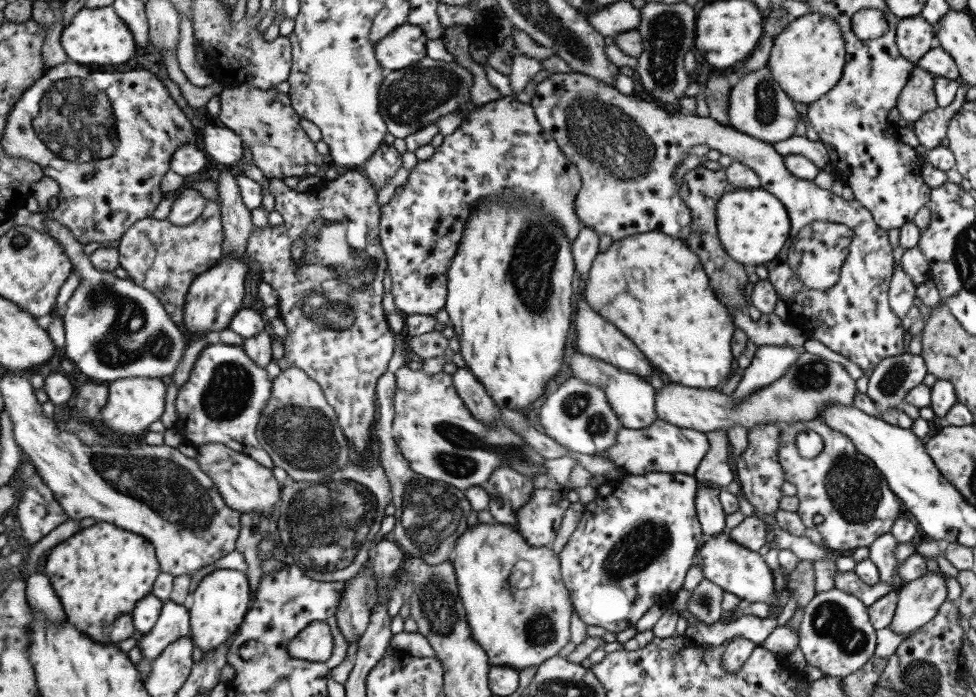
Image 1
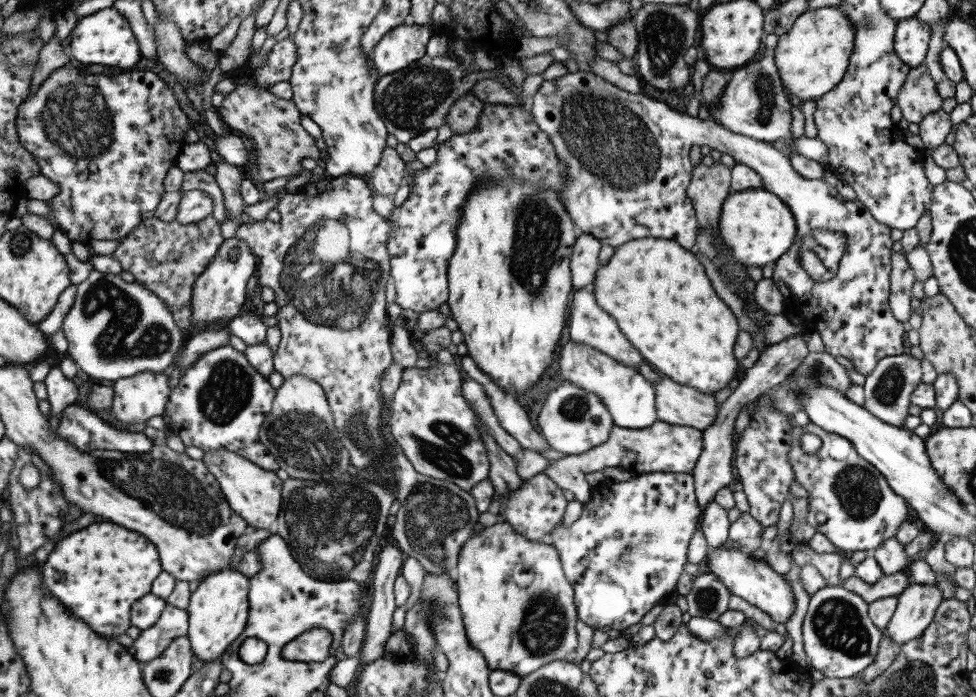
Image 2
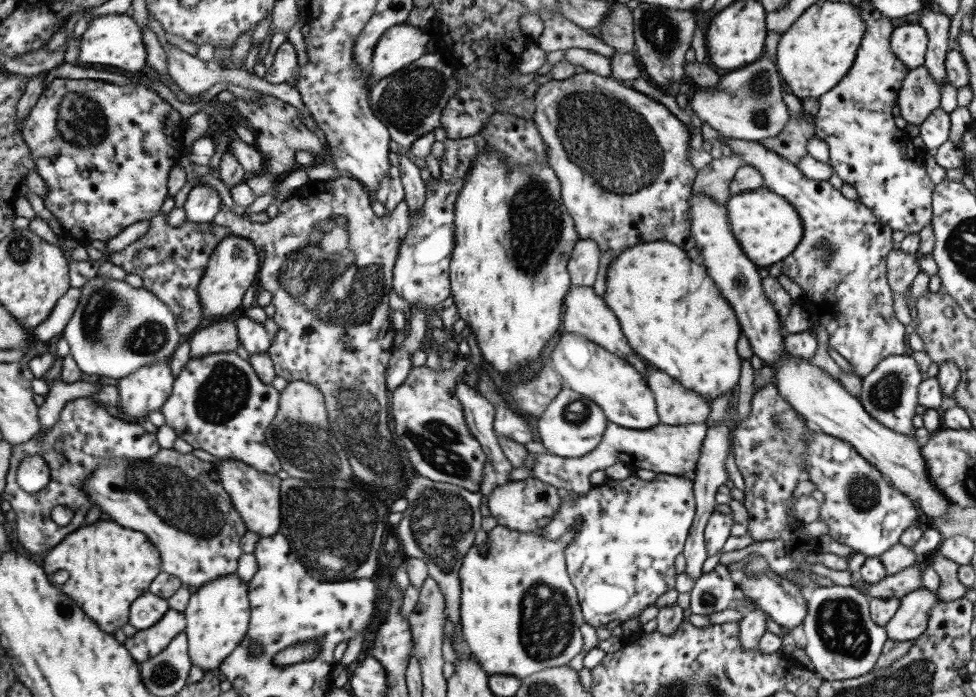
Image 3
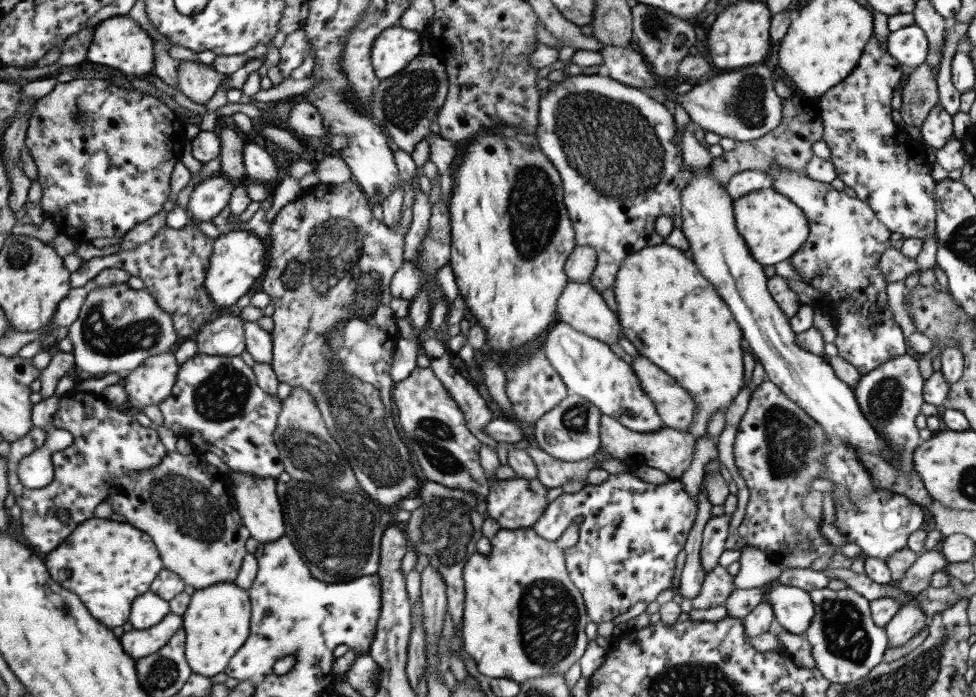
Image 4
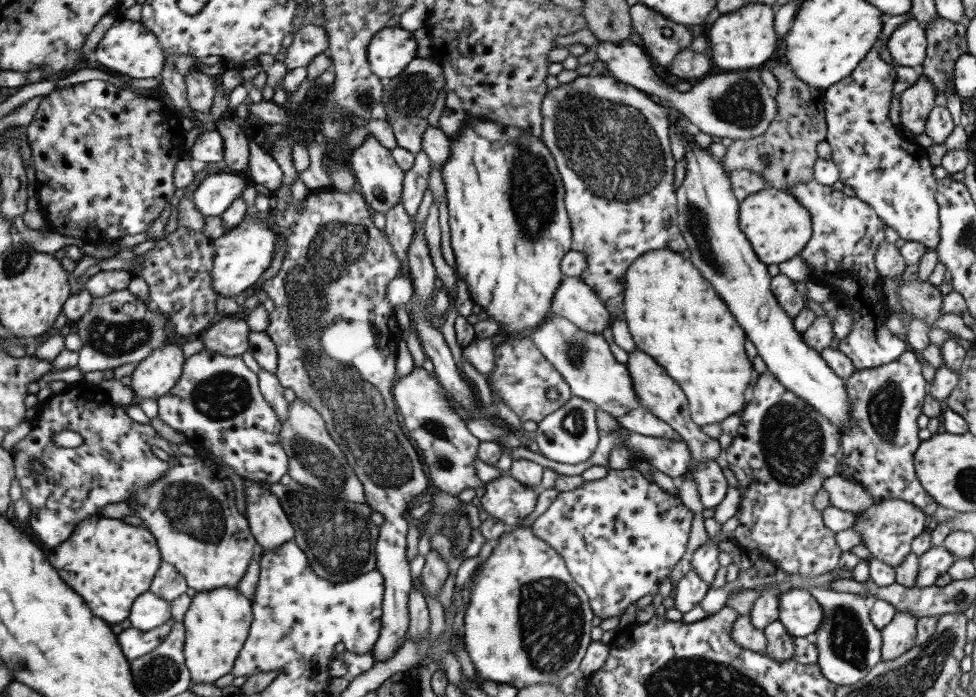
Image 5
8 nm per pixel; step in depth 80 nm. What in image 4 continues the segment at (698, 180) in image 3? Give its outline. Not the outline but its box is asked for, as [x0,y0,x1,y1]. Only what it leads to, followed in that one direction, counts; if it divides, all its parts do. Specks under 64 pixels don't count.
[710,82,823,186]

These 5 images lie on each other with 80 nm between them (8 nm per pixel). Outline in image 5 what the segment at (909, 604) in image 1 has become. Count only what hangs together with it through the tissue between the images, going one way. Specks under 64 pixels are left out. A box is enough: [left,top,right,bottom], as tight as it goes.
[880,612,918,661]

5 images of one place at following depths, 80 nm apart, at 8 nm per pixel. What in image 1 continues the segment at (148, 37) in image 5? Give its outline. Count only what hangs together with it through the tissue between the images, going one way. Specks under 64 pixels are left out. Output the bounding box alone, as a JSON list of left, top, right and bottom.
[61,6,135,68]

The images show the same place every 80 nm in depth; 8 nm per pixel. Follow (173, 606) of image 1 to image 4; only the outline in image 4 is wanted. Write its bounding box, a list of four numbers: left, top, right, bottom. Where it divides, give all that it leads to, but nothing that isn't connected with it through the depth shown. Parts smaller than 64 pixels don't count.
[119,612,181,660]

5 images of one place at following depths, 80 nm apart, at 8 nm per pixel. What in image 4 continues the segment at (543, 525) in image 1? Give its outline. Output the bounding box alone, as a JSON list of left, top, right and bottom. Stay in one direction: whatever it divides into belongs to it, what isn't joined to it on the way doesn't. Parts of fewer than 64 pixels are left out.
[484,478,547,529]

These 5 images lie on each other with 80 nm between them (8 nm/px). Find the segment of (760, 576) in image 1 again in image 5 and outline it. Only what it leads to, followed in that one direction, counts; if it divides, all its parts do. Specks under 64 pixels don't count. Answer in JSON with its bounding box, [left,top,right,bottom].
[777,588,821,639]

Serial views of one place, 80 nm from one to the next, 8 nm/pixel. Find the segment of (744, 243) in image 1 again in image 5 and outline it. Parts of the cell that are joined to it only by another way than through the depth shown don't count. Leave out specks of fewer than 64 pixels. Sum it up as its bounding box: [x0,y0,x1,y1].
[738,186,811,265]

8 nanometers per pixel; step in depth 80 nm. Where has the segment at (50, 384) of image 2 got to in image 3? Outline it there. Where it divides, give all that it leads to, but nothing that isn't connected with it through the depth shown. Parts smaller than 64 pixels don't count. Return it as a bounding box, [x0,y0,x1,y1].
[40,377,101,430]

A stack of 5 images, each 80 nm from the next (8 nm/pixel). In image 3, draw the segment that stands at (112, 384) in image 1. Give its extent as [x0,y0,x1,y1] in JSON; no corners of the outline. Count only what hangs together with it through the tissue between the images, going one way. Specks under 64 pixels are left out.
[116,360,173,419]

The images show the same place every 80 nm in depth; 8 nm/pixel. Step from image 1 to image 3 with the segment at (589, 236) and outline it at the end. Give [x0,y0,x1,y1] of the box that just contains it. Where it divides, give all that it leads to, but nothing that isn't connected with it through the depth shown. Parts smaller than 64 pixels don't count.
[566,238,599,286]

